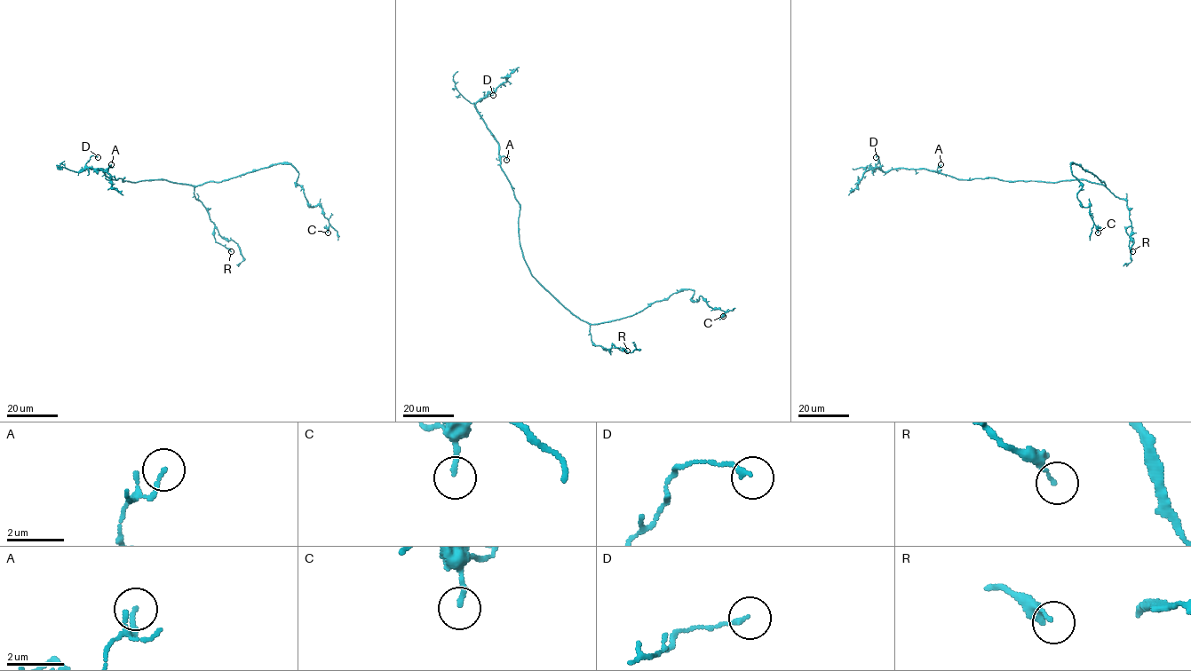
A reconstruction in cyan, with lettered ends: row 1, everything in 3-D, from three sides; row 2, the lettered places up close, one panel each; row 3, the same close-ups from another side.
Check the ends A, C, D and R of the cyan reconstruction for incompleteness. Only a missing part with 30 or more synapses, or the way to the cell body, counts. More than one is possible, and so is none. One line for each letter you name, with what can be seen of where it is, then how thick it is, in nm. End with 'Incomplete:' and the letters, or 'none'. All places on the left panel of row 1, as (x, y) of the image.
Incomplete: none

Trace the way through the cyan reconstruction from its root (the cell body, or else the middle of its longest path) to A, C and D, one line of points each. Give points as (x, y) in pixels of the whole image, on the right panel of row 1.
A: (1069, 180), (957, 179), (938, 171), (940, 164)
C: (1069, 180), (1105, 184), (1071, 163), (1072, 174), (1082, 185), (1076, 197), (1083, 206), (1090, 205), (1098, 232)
D: (1069, 180), (957, 179), (924, 169), (896, 168), (885, 171), (878, 157), (876, 157)

